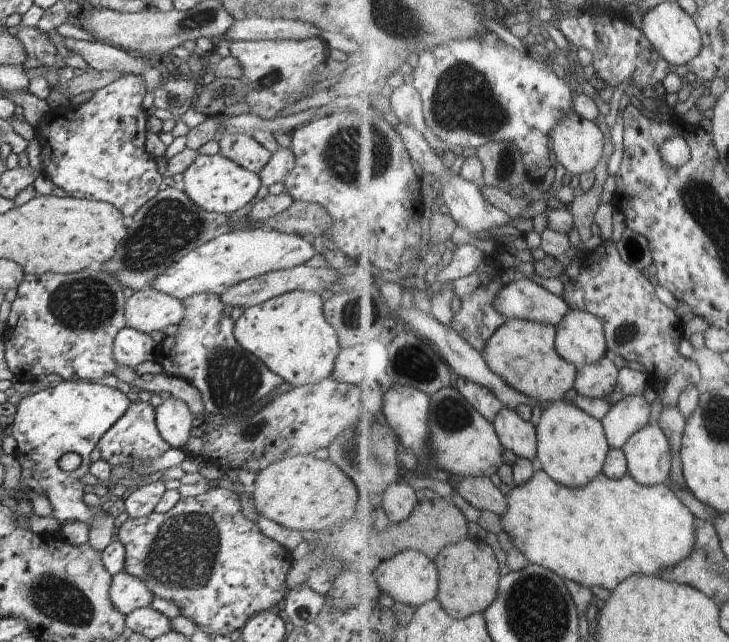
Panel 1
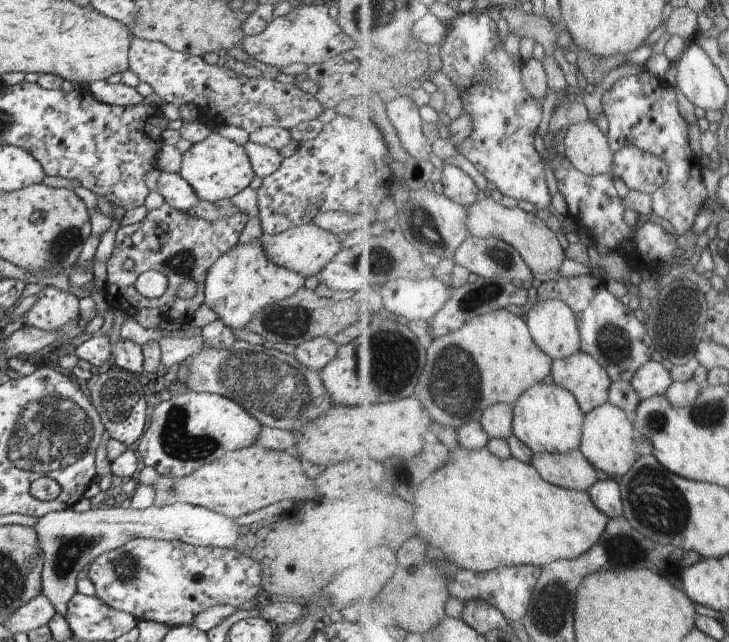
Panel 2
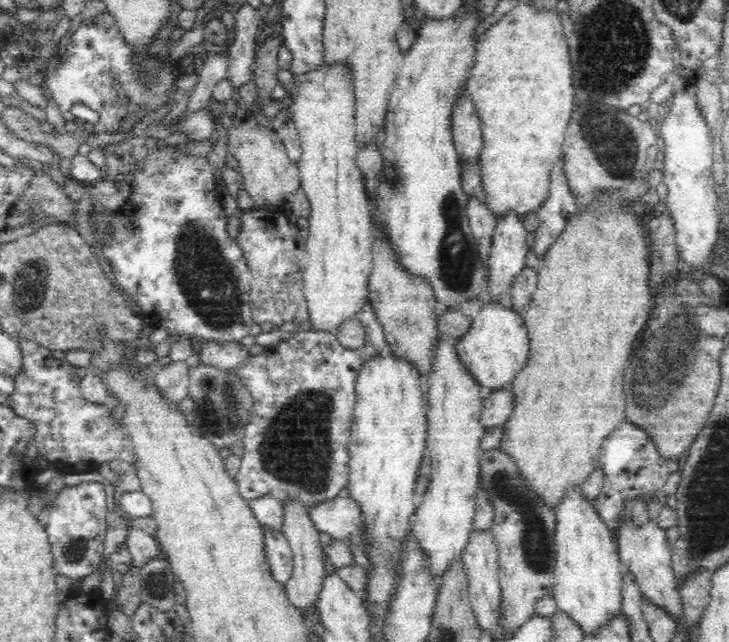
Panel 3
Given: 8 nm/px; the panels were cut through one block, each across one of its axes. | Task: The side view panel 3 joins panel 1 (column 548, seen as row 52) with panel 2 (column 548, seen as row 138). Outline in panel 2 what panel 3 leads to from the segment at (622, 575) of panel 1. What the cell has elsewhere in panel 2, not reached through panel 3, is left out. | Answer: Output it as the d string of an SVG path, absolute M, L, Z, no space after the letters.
M458 445L453 449L449 463L444 465L442 469L438 469L434 476L430 476L426 480L426 484L422 484L420 492L416 494L416 526L420 530L420 538L424 538L426 542L442 548L446 552L446 560L452 564L452 567L458 569L474 569L478 574L488 573L502 567L511 567L514 565L535 564L539 567L545 567L560 559L578 558L585 552L588 552L594 545L601 540L606 532L606 526L610 524L611 516L607 515L597 504L590 491L577 491L576 489L567 489L560 485L548 482L538 470L535 464L524 462L522 459L514 456L511 459L503 459L496 456L494 451L488 446L481 449L471 449L464 445Z

